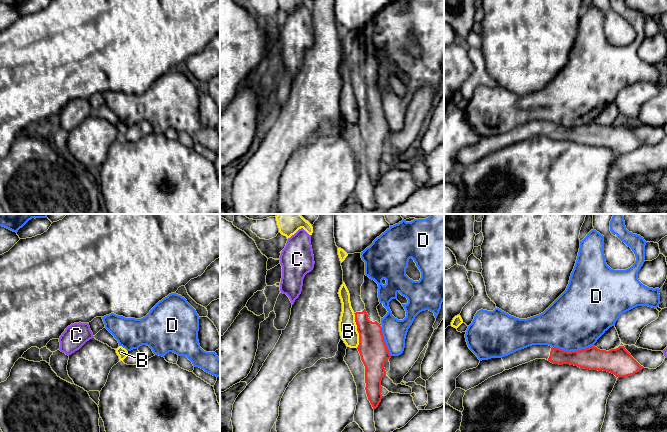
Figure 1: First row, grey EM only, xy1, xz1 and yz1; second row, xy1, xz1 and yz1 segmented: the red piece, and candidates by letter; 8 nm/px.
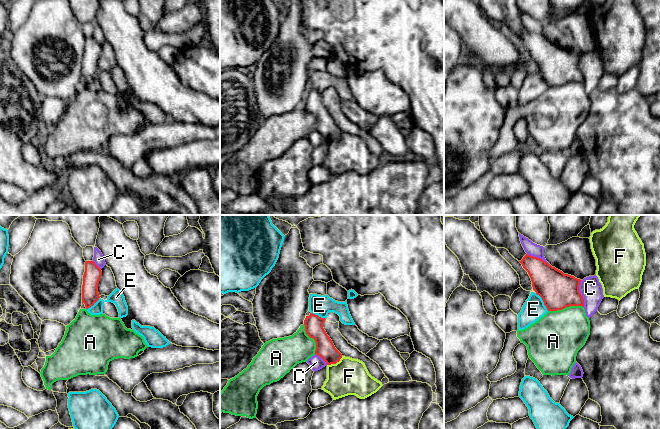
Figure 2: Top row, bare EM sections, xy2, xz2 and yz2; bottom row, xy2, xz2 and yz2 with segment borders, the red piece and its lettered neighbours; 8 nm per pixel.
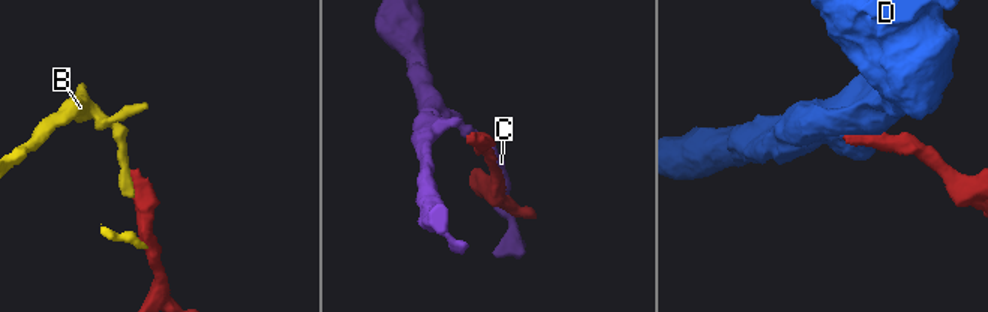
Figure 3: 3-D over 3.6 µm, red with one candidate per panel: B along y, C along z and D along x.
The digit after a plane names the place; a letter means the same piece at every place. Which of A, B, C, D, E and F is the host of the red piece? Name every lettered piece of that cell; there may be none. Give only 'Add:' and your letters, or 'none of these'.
Add: none of these

